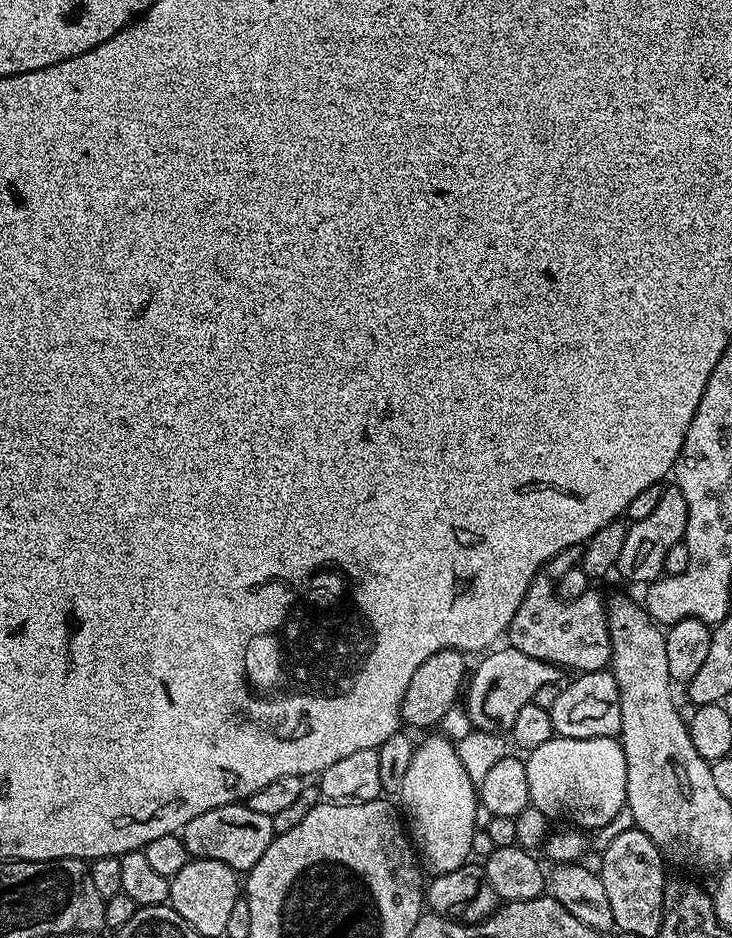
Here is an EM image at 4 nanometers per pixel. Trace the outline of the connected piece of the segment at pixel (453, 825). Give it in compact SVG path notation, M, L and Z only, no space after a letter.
M436 734L425 735L428 737L413 747L410 770L406 770L398 800L410 825L410 839L419 859L427 867L429 864L433 873L439 874L458 870L469 863L472 839L476 836L478 788L463 769L455 743L444 736L432 735Z

